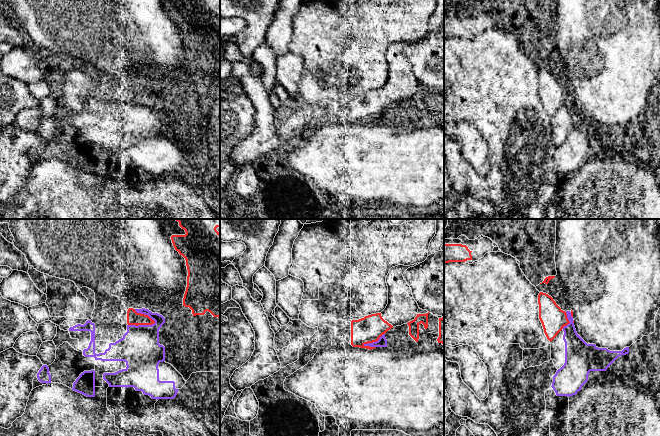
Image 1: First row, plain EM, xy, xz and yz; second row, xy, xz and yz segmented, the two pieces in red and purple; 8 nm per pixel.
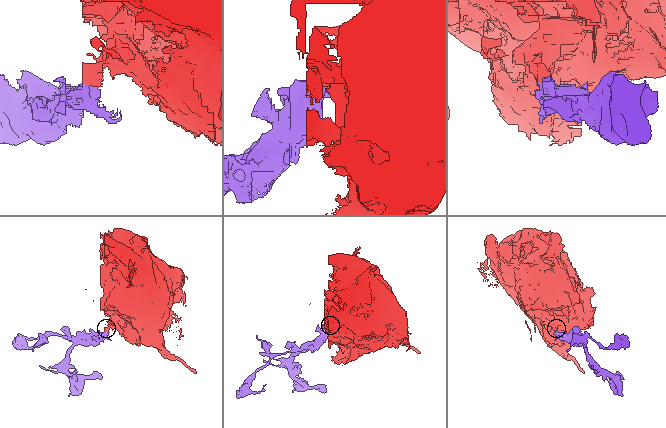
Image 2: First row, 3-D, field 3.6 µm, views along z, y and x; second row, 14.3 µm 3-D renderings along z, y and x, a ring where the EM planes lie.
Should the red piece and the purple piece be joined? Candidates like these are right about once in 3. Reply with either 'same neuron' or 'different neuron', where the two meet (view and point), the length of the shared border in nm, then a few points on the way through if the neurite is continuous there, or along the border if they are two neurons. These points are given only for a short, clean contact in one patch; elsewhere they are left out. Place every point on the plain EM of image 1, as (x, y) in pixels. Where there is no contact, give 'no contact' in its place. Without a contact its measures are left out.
different neuron; contact xy (141, 100); length 220 nm; border xy (155, 97), (151, 100), (128, 101)

